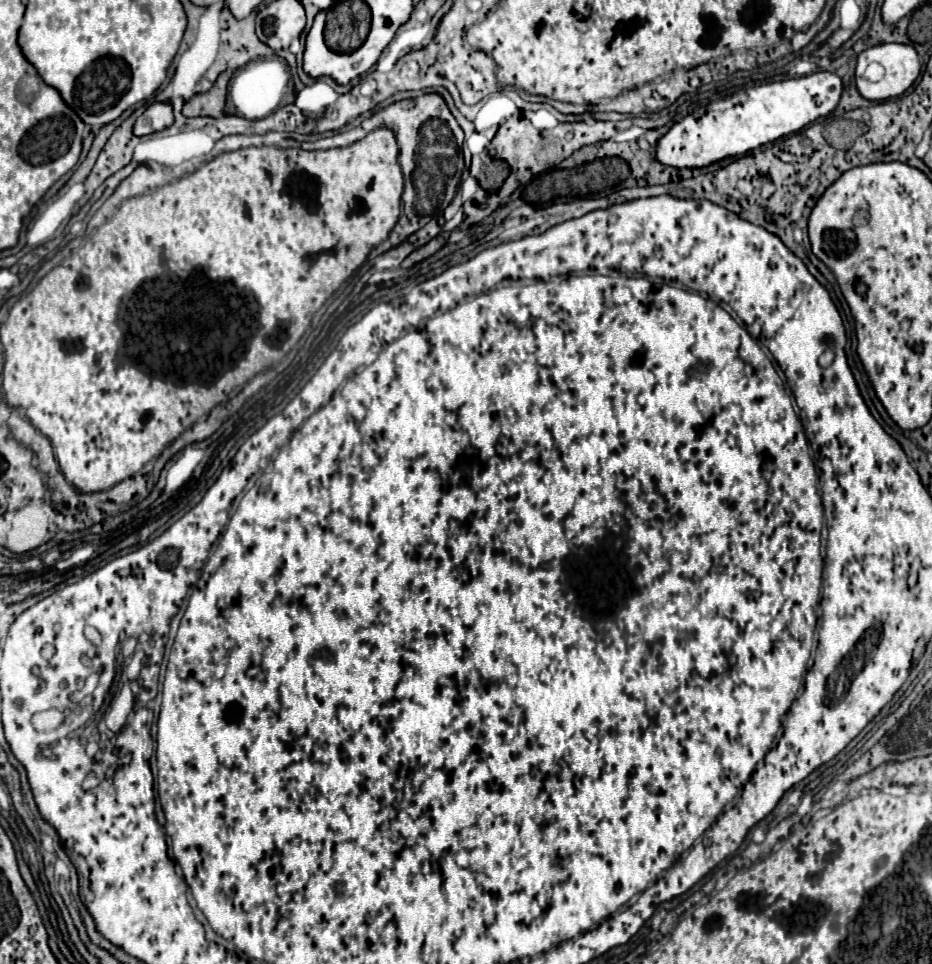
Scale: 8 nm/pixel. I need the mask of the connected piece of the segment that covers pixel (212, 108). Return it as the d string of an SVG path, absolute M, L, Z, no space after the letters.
M222 72L218 76L218 80L214 82L214 86L204 92L204 94L196 94L192 96L184 108L182 108L182 114L186 118L194 118L194 116L210 116L210 118L220 118L222 110L224 110L224 98L226 98L226 86L228 86L228 80L230 80L232 72Z

